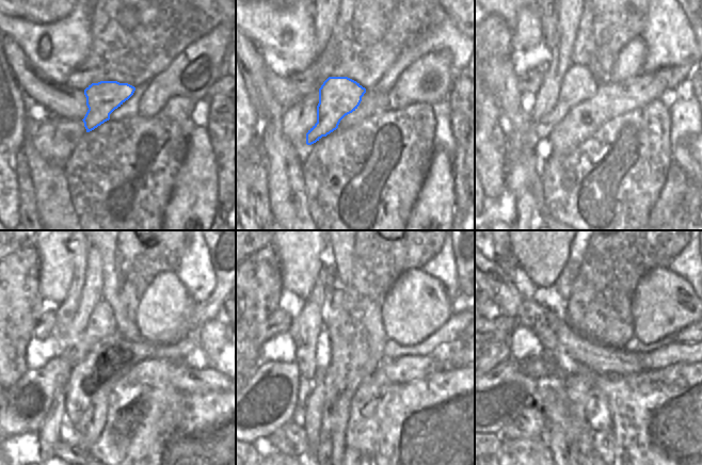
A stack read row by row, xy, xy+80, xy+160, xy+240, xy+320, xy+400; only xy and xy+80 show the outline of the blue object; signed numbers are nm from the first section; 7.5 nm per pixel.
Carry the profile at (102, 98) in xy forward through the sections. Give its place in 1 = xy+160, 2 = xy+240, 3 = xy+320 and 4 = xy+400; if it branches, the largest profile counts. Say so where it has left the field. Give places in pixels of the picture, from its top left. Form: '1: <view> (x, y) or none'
1: xy+160 (578, 84)
2: xy+240 (26, 405)
3: xy+320 (269, 400)
4: xy+400 (496, 398)

